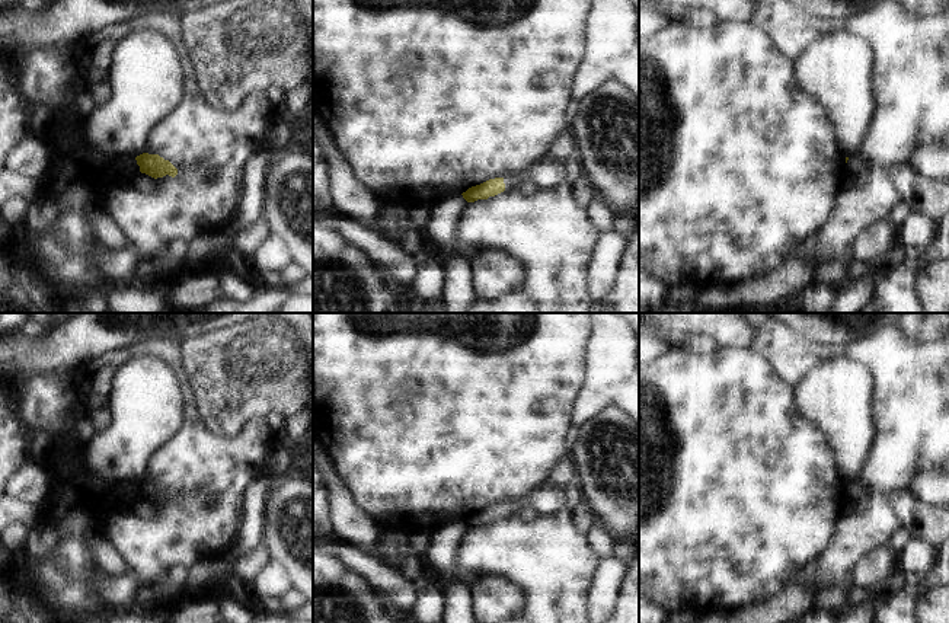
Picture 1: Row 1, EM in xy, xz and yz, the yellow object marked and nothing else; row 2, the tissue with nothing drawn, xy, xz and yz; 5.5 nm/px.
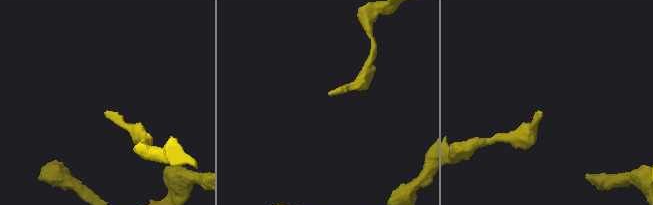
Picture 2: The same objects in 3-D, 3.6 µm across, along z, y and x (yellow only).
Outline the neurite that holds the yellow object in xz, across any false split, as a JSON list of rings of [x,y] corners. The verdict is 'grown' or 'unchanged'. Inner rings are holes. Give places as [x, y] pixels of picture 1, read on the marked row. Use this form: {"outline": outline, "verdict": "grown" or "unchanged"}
{"outline": [[[495,178],[480,185],[469,188],[461,195],[467,202],[474,202],[477,199],[488,199],[489,197],[495,197],[504,191],[505,191],[504,178]]], "verdict": "unchanged"}

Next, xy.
{"outline": [[[143,153],[135,157],[140,172],[146,173],[154,179],[163,178],[166,175],[175,178],[178,169],[169,162],[160,157],[159,154]]], "verdict": "unchanged"}

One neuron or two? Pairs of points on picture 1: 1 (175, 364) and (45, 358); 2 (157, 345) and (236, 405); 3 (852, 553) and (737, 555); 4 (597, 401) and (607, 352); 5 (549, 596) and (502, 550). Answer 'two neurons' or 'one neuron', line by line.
1: two neurons
2: two neurons
3: two neurons
4: one neuron
5: one neuron

